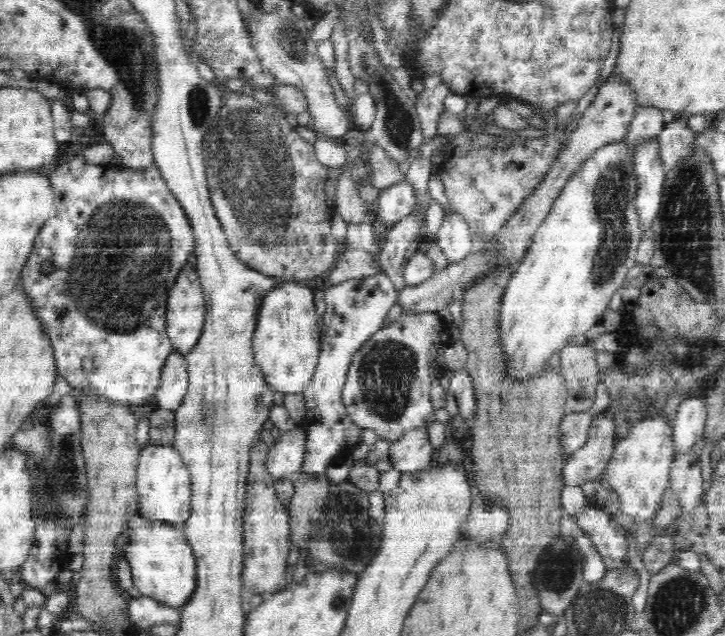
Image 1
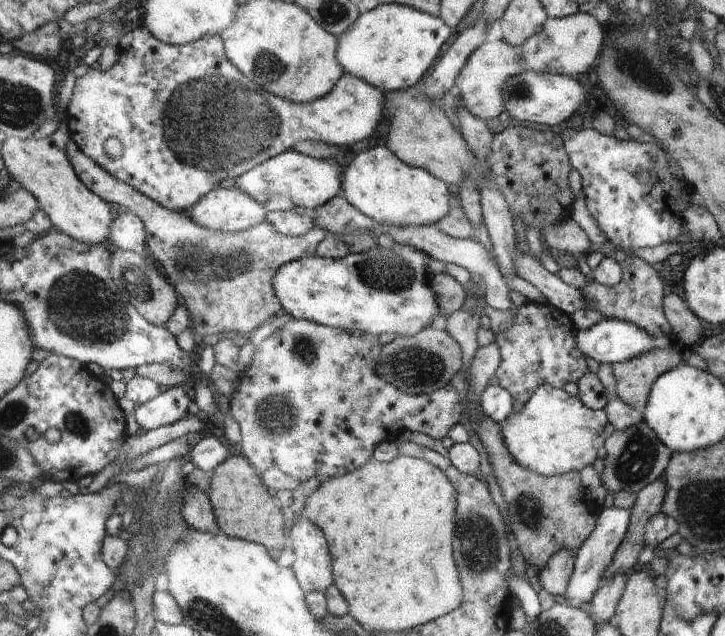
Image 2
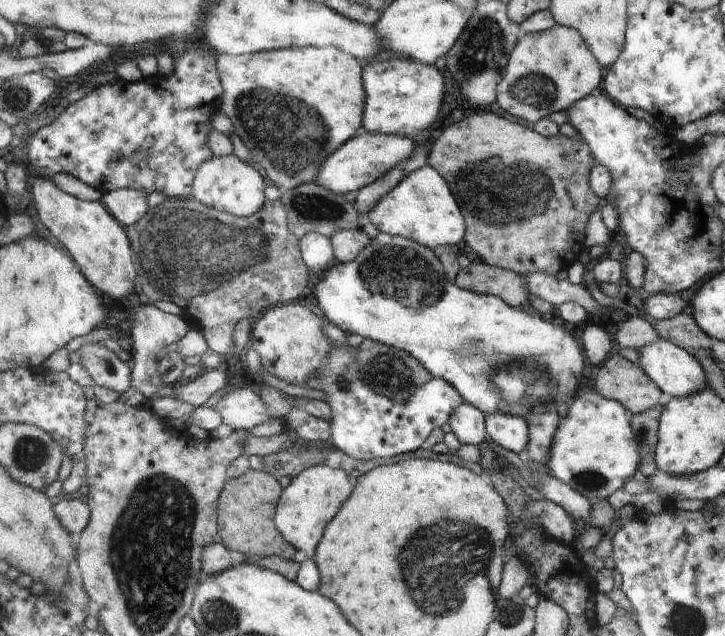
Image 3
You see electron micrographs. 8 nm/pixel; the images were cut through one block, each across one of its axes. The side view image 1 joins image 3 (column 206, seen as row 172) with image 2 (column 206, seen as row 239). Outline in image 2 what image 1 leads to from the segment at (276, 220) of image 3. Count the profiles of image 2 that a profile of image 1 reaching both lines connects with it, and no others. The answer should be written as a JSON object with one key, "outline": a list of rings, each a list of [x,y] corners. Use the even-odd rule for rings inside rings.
{"outline":[[[69,140],[67,152],[87,188],[91,188],[103,200],[119,204],[129,214],[137,214],[145,222],[149,232],[147,252],[177,288],[181,304],[185,304],[191,312],[191,328],[201,336],[219,332],[235,332],[243,338],[253,336],[257,328],[265,326],[265,320],[283,308],[273,284],[279,270],[285,264],[317,256],[319,244],[327,238],[327,230],[317,226],[307,236],[287,236],[267,220],[245,232],[211,230],[199,222],[193,222],[191,214],[169,210],[127,182],[113,178],[91,156],[87,156],[79,144]]]}

